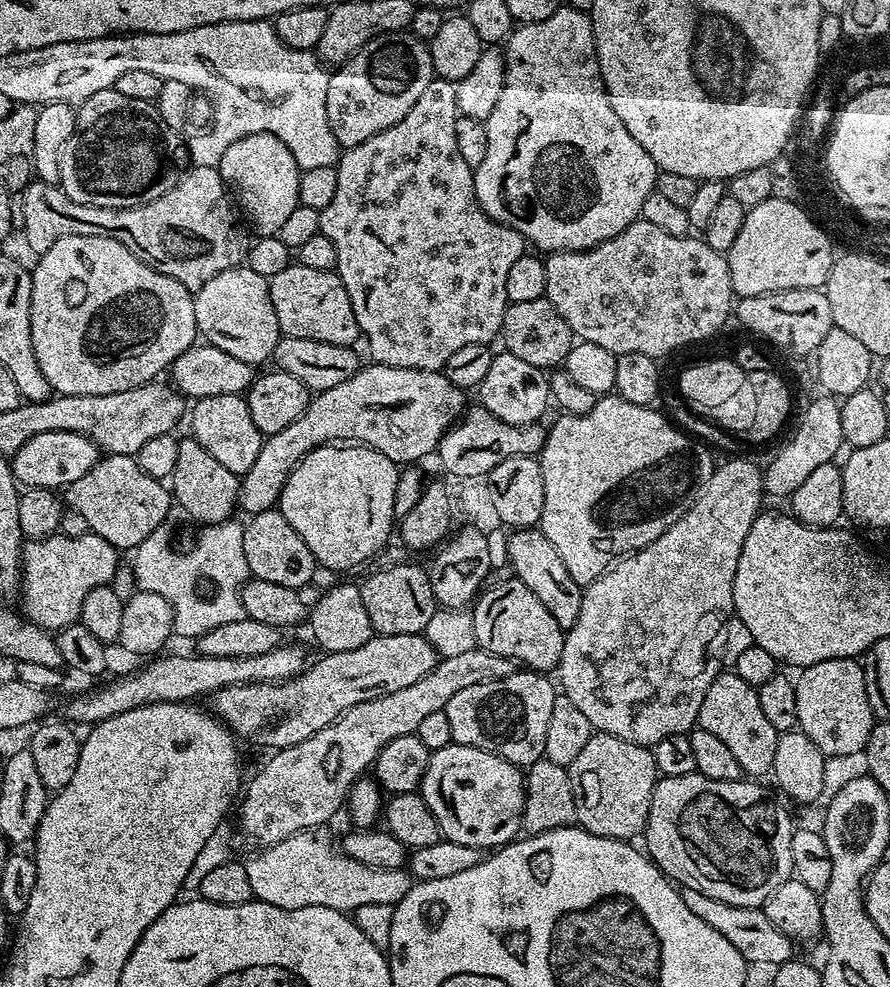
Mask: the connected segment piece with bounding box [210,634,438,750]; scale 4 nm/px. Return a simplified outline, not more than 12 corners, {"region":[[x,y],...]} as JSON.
{"region":[[374,634],[293,680],[213,692],[241,741],[294,746],[434,670],[424,634]]}

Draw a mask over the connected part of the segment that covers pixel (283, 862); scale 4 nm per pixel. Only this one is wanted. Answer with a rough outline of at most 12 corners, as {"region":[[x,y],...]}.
{"region":[[323,827],[246,860],[255,899],[347,912],[381,950],[404,868],[362,866]]}

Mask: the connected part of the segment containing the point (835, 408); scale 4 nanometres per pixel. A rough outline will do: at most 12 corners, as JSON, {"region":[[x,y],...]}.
{"region":[[816,400],[763,469],[769,497],[791,497],[844,442],[840,404]]}

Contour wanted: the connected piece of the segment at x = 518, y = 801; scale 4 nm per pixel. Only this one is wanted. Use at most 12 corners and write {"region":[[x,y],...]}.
{"region":[[457,744],[418,789],[441,837],[495,850],[521,831],[524,772]]}

